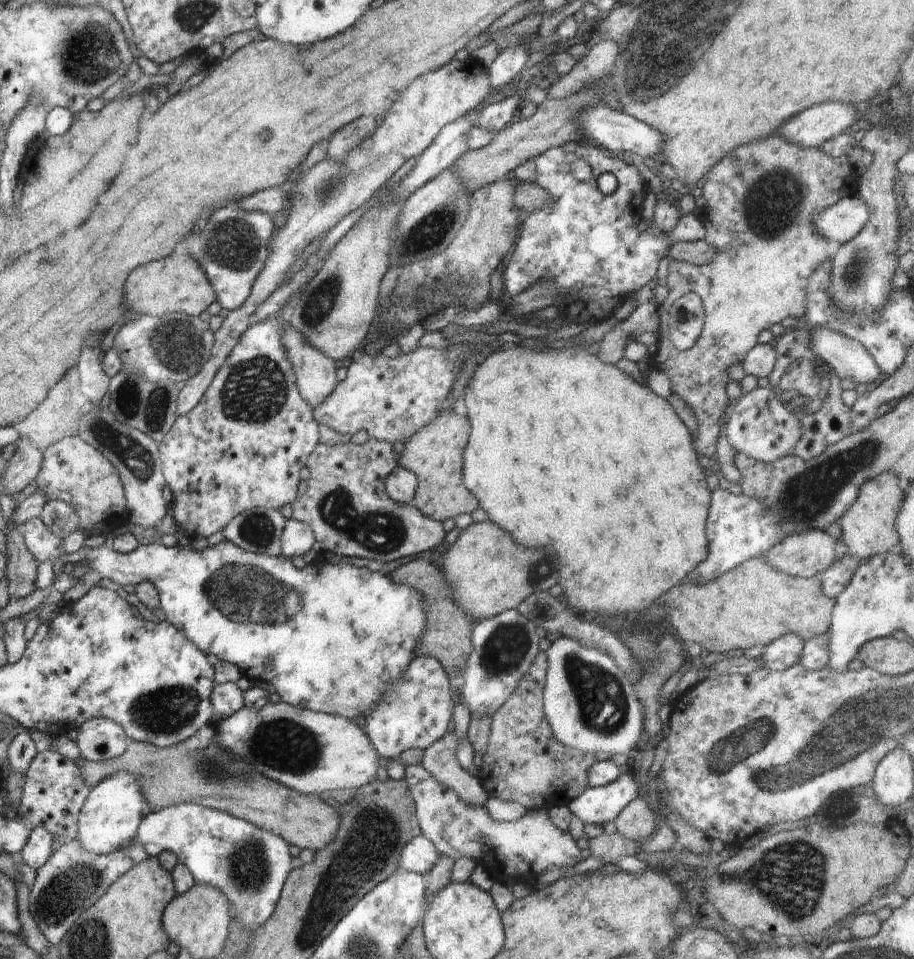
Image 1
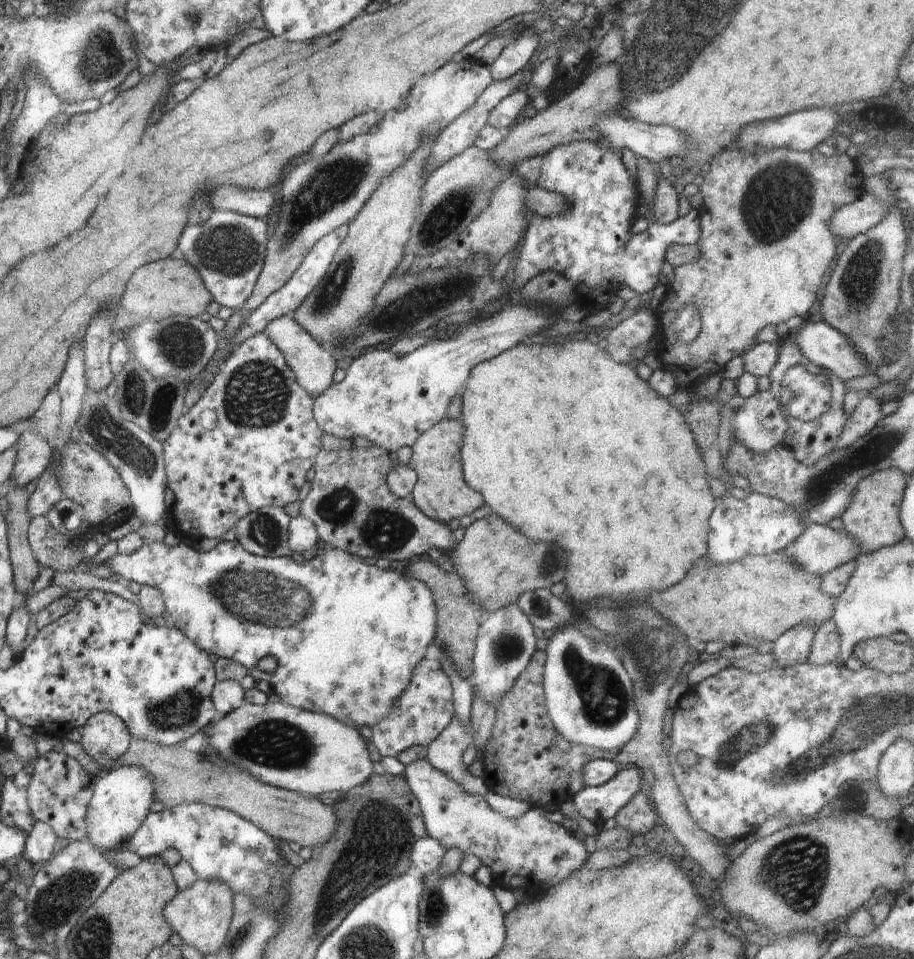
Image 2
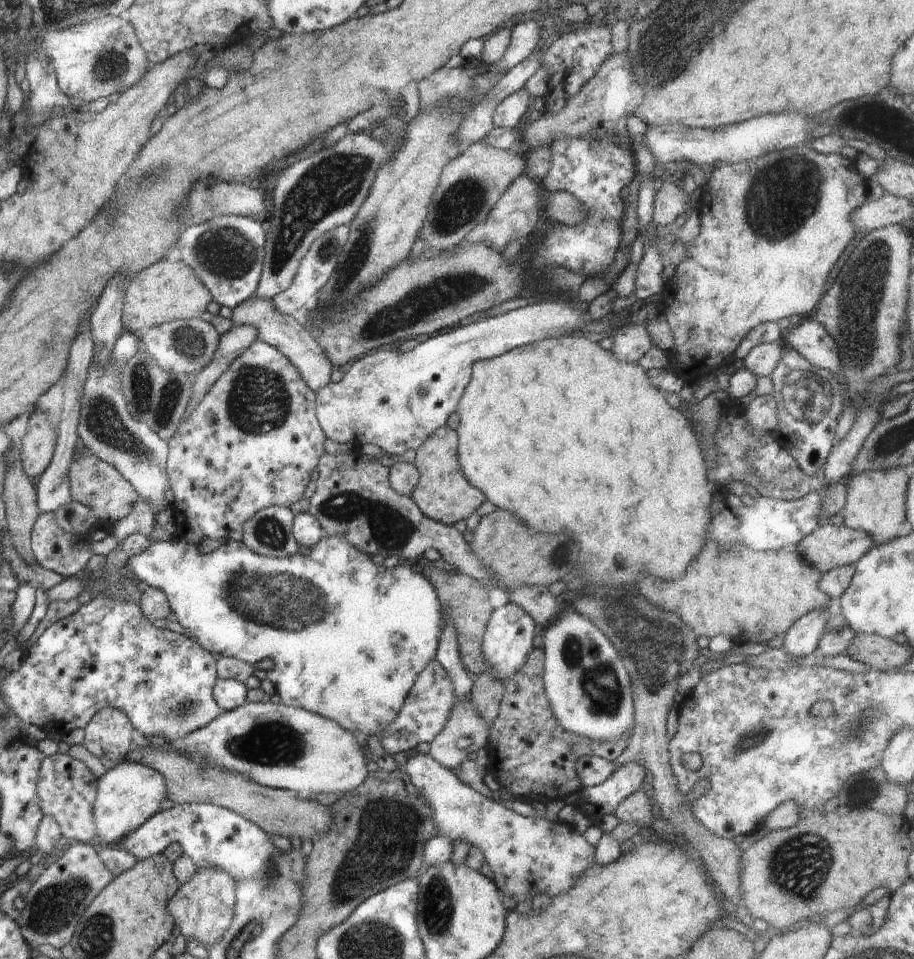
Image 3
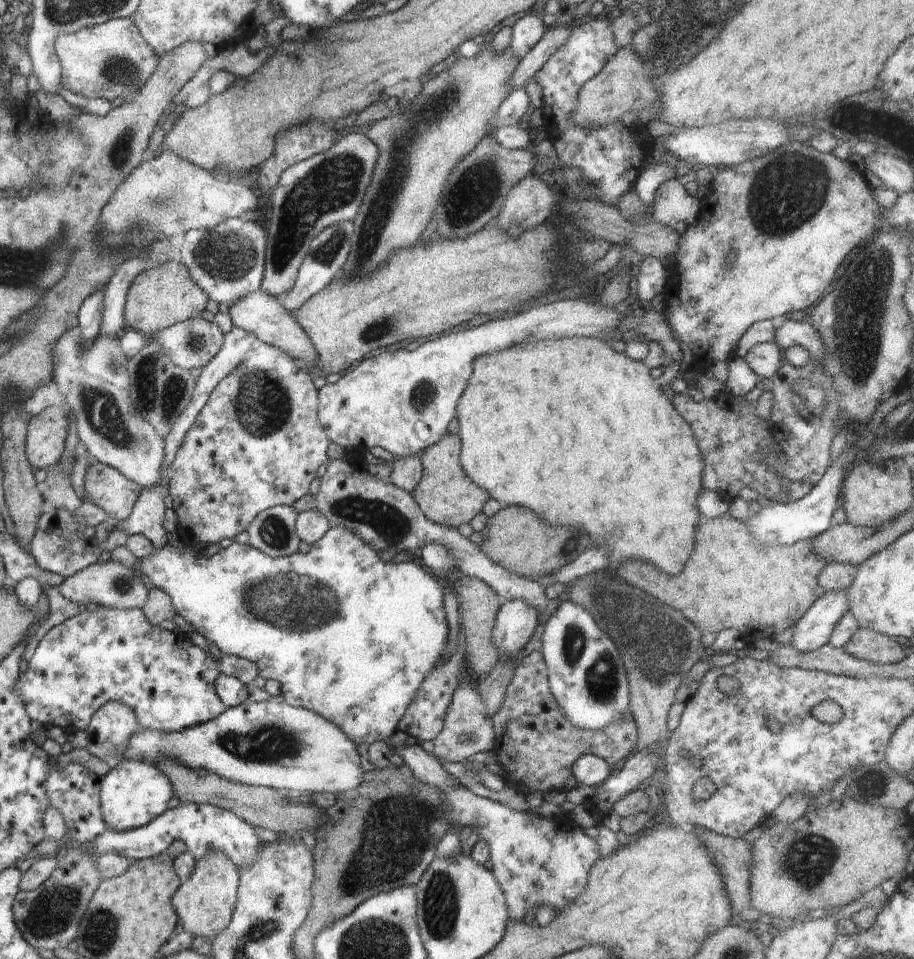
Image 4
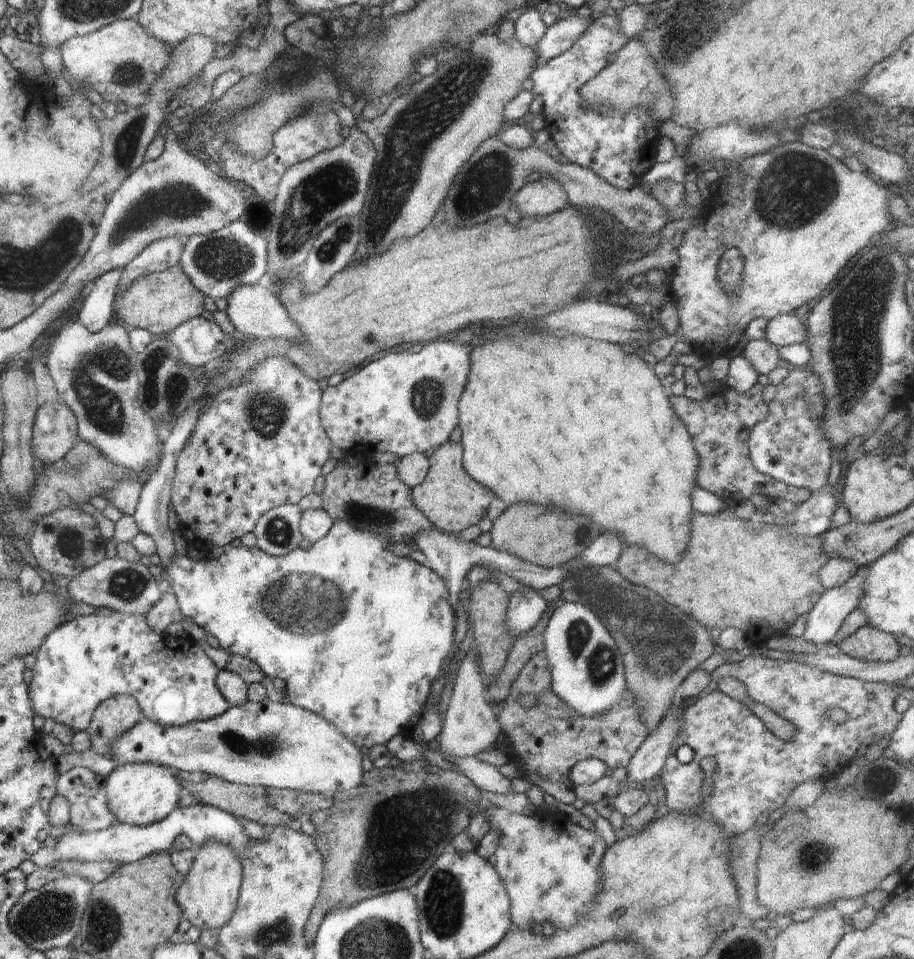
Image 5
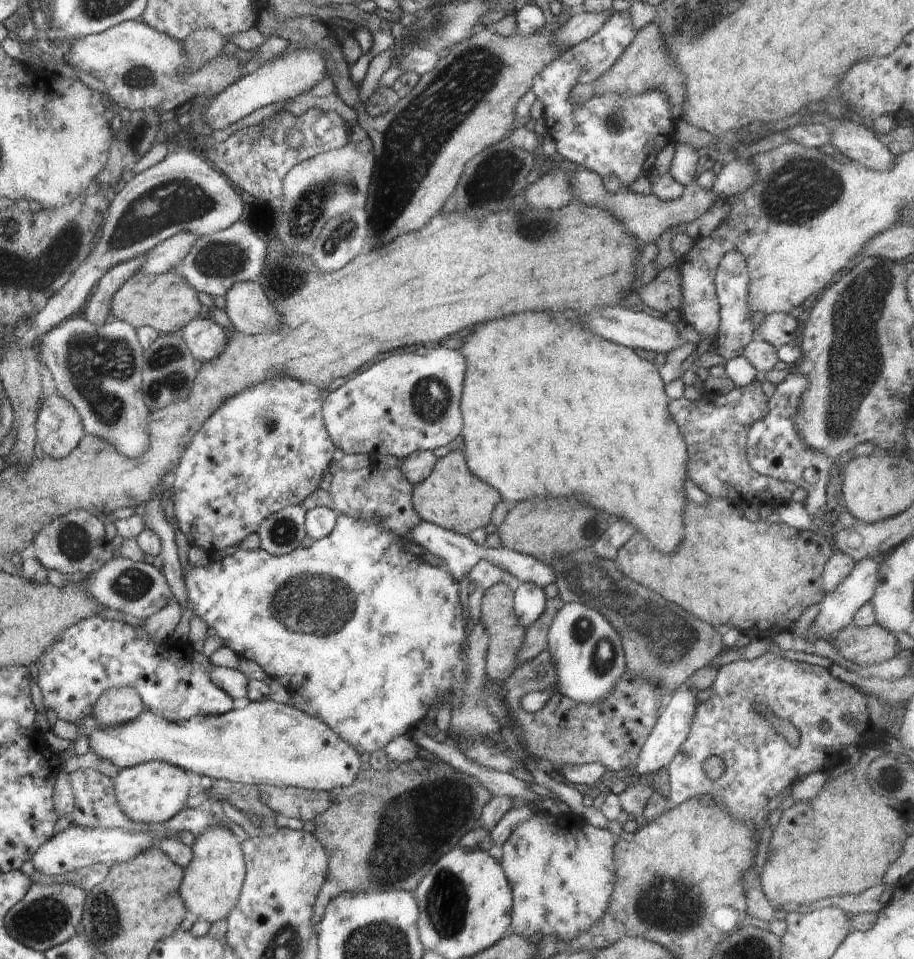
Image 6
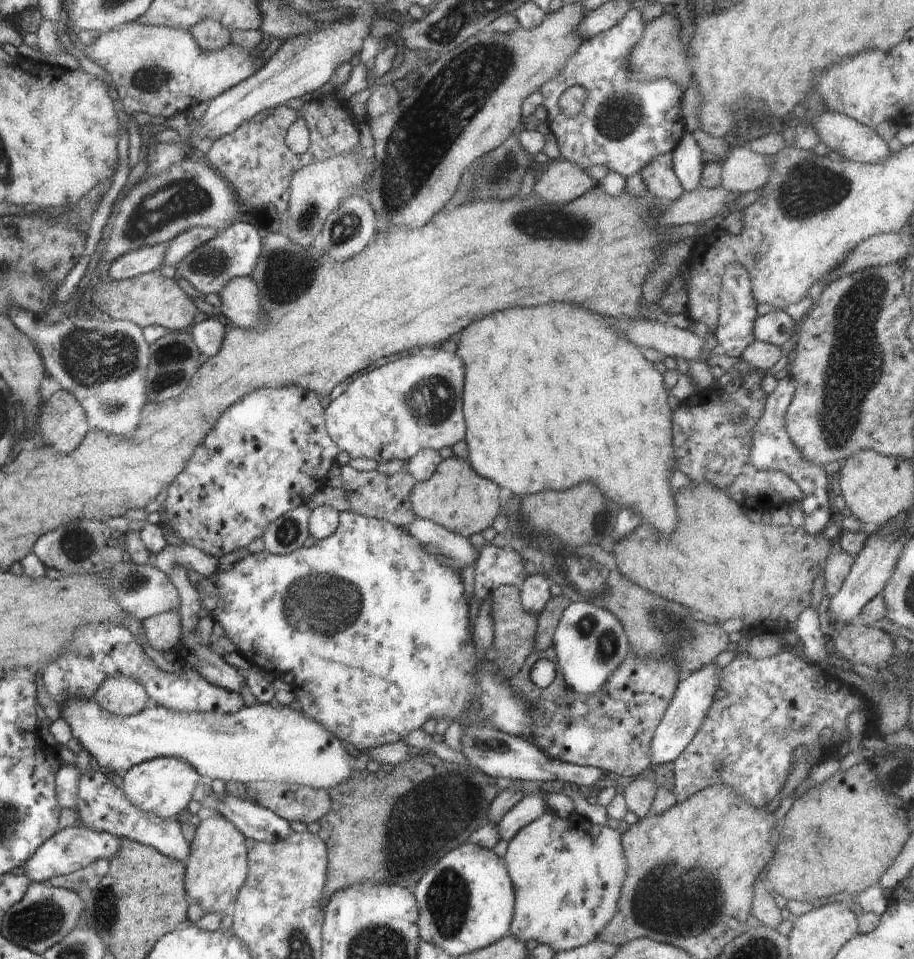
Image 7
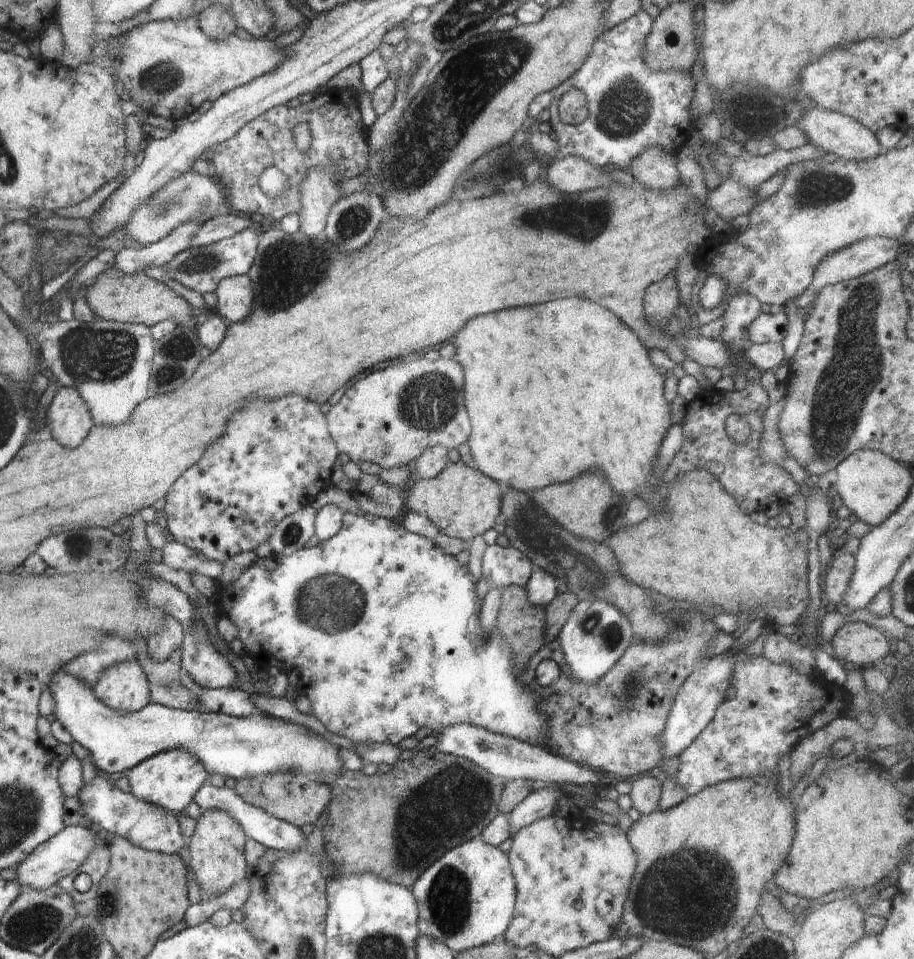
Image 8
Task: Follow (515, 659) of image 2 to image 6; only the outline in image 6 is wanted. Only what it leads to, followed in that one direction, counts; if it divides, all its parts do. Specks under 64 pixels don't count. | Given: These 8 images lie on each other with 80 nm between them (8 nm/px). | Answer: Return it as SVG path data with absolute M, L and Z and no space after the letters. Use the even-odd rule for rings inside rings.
M521 583L513 596L514 612L519 621L524 626L532 624L544 612L546 599L542 587L534 583Z

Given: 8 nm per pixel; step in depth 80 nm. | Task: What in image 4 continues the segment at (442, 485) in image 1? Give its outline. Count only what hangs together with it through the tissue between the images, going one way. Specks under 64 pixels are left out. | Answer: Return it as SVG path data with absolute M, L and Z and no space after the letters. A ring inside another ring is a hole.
M446 434L435 445L429 446L421 457L423 475L412 492L414 500L424 516L432 522L457 529L468 524L482 512L484 504L491 497L489 492L476 486L464 472L459 461L461 440L458 435Z

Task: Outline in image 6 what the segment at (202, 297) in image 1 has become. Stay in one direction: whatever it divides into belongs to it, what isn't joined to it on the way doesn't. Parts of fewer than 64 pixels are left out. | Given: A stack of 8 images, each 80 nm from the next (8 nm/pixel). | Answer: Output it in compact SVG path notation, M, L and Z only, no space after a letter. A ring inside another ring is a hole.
M134 273L110 299L110 318L129 322L135 329L149 326L160 334L176 335L200 314L197 291L179 273Z

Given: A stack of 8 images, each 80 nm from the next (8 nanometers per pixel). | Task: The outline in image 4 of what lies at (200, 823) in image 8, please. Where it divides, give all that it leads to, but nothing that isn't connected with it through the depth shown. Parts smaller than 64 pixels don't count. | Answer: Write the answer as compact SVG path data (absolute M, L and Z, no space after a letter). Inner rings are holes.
M210 851L195 861L190 878L182 882L172 897L172 906L184 930L192 936L206 936L213 940L230 924L239 887L239 870L220 851Z

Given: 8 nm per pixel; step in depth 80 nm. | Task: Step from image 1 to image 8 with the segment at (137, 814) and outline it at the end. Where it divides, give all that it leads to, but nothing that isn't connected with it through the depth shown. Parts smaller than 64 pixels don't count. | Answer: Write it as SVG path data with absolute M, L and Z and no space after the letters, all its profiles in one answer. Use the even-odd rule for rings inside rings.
M174 749L157 753L133 767L127 775L131 793L146 802L161 806L176 815L185 813L185 809L193 801L196 791L208 781L208 774L202 761L190 751Z

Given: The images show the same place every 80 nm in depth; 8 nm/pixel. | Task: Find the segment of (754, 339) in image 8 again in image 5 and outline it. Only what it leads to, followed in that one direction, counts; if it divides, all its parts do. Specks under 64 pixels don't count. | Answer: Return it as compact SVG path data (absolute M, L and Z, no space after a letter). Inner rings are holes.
M780 313L768 321L764 338L778 348L790 343L804 343L807 328L795 313Z

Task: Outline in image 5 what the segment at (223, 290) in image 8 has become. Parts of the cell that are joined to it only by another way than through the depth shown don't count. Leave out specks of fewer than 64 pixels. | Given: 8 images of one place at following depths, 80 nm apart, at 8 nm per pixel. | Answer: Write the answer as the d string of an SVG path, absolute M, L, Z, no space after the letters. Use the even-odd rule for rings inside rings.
M240 285L227 298L227 315L236 330L236 335L259 339L281 338L298 343L294 338L303 338L299 326L290 318L279 298L261 285Z

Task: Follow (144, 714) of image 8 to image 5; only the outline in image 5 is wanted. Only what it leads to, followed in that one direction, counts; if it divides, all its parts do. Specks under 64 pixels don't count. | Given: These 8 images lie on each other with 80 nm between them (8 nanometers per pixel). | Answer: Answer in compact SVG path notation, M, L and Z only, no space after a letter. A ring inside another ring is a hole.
M266 698L262 702L253 703L246 701L243 705L237 707L230 707L223 715L201 720L194 721L190 724L182 726L162 726L158 721L151 721L146 718L142 719L136 726L130 728L129 731L122 733L117 739L113 740L110 745L109 753L117 761L118 766L126 763L152 763L162 765L173 770L186 770L186 771L200 771L207 772L210 776L222 778L231 783L238 783L239 785L262 785L266 789L290 789L297 791L306 791L311 793L318 793L333 797L335 793L341 791L349 791L351 788L358 786L362 782L363 768L362 768L362 754L359 748L356 748L332 723L324 720L320 715L315 712L294 706L292 703L283 703L271 701Z

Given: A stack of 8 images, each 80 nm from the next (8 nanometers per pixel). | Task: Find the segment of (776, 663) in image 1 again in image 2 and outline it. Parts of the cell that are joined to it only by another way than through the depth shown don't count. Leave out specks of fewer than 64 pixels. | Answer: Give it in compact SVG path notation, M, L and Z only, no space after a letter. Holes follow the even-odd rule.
M800 623L784 631L774 641L775 646L771 651L776 657L777 667L808 662L816 629L812 623Z

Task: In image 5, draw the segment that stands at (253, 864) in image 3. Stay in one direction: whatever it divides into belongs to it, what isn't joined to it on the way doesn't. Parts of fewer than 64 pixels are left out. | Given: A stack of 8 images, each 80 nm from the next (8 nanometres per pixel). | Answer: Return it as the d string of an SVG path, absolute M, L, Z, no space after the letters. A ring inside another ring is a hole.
M199 802L189 807L178 807L160 823L152 823L145 827L118 822L99 831L84 832L78 829L68 829L60 838L38 850L33 856L33 862L36 867L43 869L51 867L56 869L64 863L72 862L112 861L120 865L133 863L144 859L149 854L170 850L176 836L188 836L194 844L194 849L203 845L207 840L216 839L230 845L238 856L250 840L242 826L230 813Z

